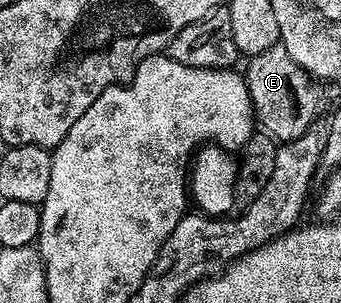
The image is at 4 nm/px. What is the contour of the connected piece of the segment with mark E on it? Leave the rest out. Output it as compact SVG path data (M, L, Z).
M282 46L268 49L259 55L249 56L250 63L244 70L244 78L248 85L248 97L254 110L257 126L265 134L279 144L292 141L302 135L303 129L315 122L314 107L306 103L310 99L310 86L312 80Z

